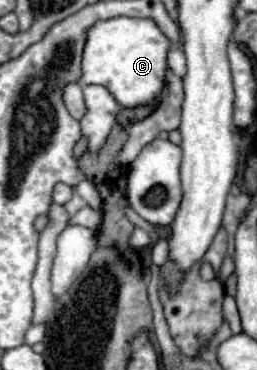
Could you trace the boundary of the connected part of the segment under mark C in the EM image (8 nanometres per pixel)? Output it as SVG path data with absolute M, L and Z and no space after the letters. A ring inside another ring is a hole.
M118 16L96 22L84 46L82 84L106 86L124 108L152 104L166 84L166 54L172 46L150 18Z

